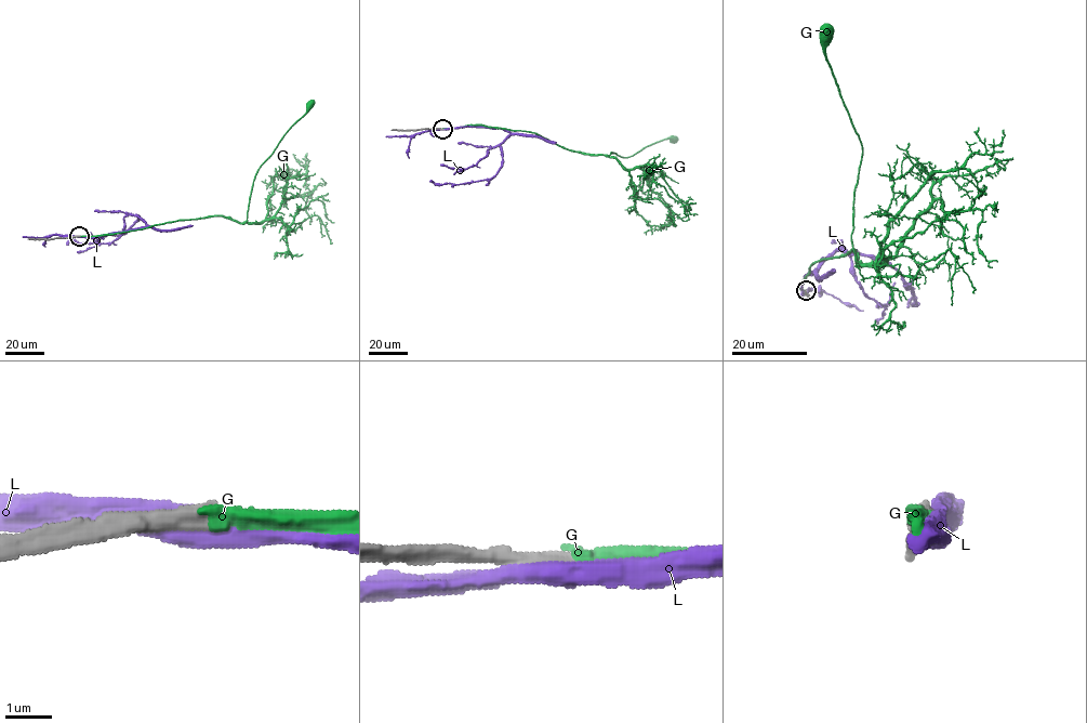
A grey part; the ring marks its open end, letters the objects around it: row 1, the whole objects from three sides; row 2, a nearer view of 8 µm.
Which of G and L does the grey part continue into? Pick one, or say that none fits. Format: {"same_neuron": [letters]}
{"same_neuron": ["G"]}

